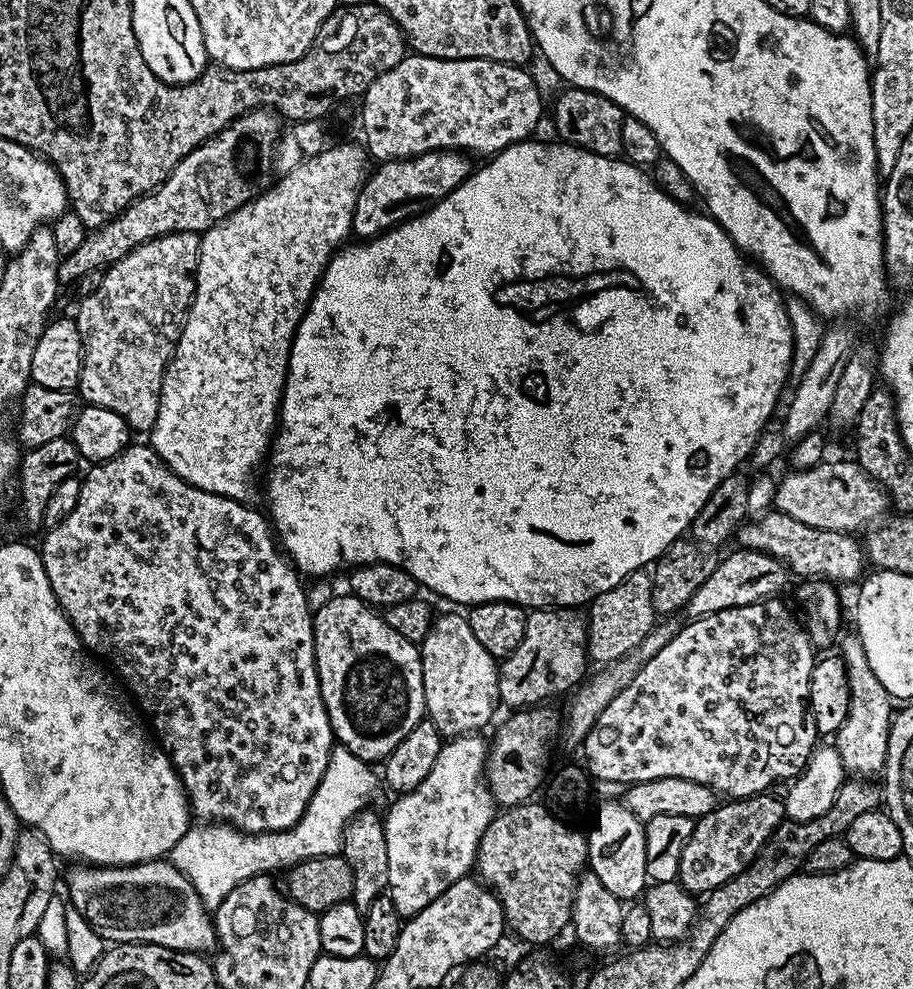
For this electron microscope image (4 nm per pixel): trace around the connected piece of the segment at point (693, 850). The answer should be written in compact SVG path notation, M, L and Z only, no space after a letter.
M772 795L746 796L743 800L717 803L713 812L695 821L678 862L681 886L693 894L707 894L722 886L722 882L730 882L734 874L746 868L762 850L772 831L786 818L783 799Z

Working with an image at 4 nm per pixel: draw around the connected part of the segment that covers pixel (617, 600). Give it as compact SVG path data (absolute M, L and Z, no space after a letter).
M644 570L632 572L625 580L618 582L618 586L598 594L596 599L587 605L586 619L588 621L589 661L596 663L597 660L597 665L607 666L616 660L624 660L628 653L633 652L642 642L642 638L646 638L646 634L650 634L652 627L658 623L658 614L654 610L654 602L652 601L651 575Z

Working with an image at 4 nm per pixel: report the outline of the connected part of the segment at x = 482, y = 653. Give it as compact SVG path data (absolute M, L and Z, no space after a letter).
M448 612L445 616L437 615L426 638L418 645L422 662L422 686L424 687L424 710L427 719L439 730L441 737L455 738L479 733L492 720L492 711L498 708L500 691L498 690L497 657L491 656L474 638L474 630L470 630L467 615Z

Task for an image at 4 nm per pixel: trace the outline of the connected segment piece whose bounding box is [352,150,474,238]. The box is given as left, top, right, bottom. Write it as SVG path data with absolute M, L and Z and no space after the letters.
M445 150L427 152L421 156L407 156L404 160L385 160L377 163L376 169L373 167L365 179L356 199L352 232L360 235L357 236L360 238L371 238L403 224L405 220L411 220L429 202L449 196L466 177L472 175L474 164L468 160L471 159L459 150Z

